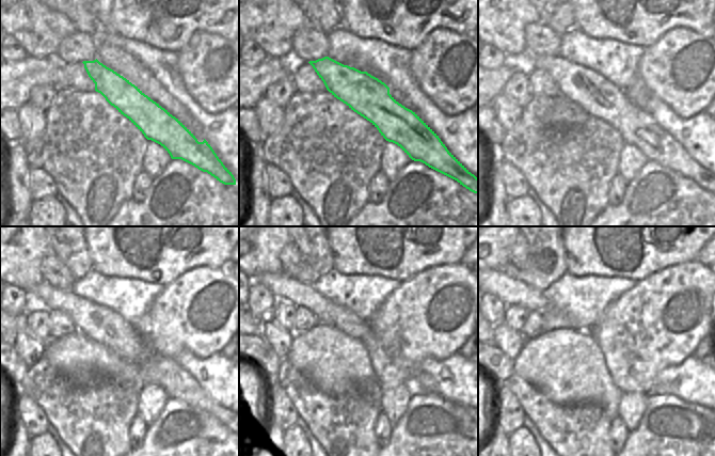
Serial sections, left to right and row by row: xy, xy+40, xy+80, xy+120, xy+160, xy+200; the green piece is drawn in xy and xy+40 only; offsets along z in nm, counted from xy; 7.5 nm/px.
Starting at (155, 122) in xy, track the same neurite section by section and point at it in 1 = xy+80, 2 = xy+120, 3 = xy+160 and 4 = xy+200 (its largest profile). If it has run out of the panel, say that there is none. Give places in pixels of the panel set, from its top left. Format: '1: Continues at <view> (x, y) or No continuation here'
1: Continues at xy+80 (600, 97)
2: Continues at xy+120 (100, 324)
3: Continues at xy+160 (301, 295)
4: Continues at xy+200 (509, 289)

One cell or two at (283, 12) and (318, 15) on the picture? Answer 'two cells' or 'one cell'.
two cells

